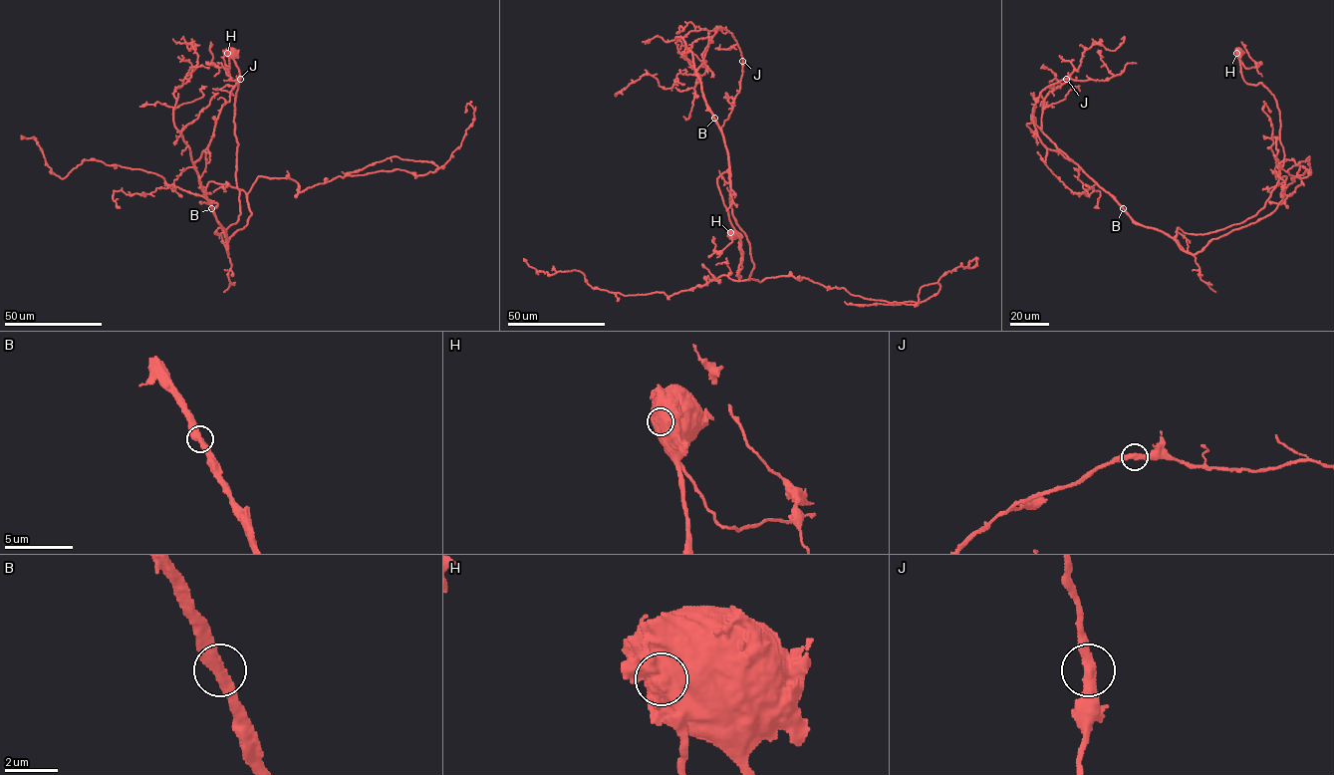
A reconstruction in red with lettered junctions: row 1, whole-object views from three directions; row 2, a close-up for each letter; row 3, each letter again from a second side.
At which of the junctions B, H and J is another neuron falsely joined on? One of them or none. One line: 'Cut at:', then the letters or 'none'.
Cut at: H

